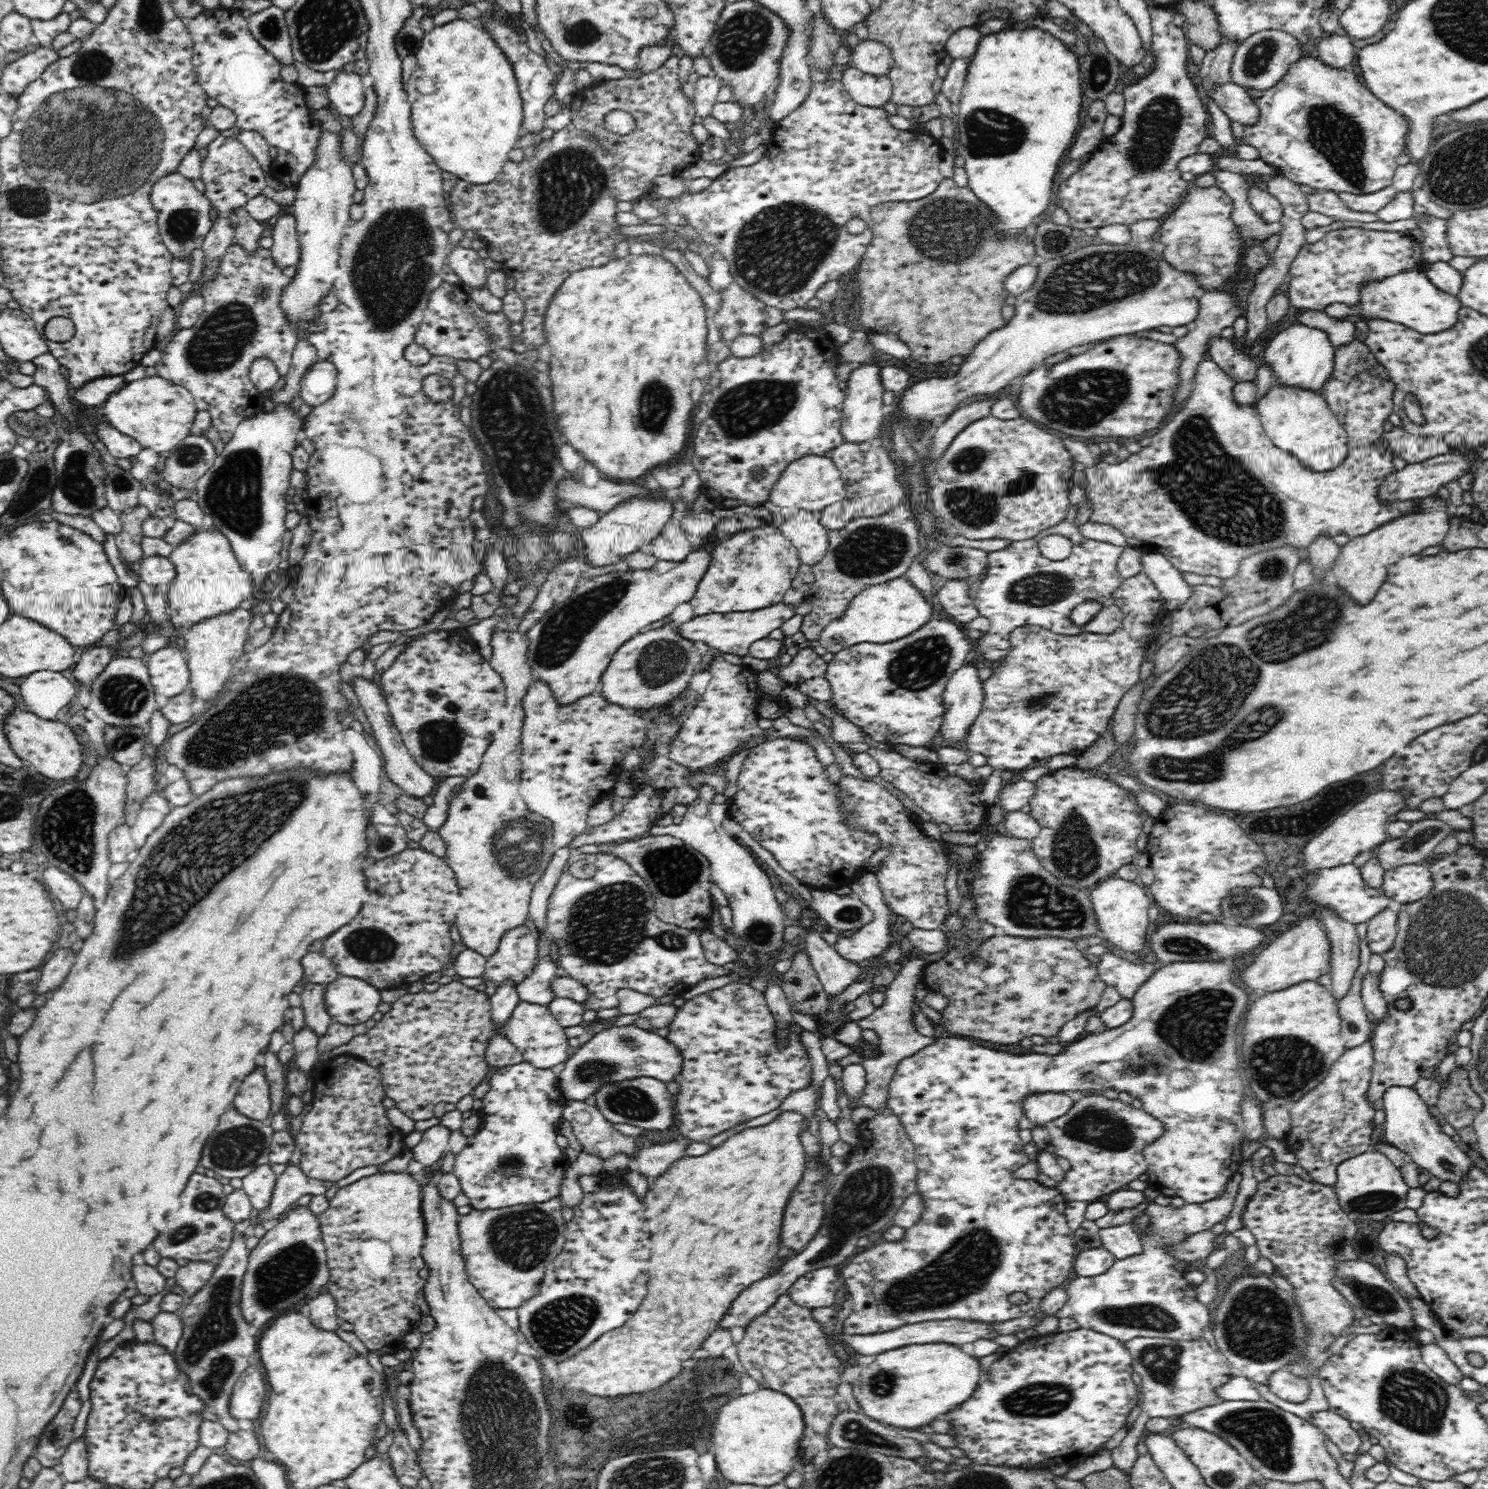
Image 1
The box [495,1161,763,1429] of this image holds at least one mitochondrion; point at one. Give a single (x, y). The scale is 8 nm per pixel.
(556, 1326)

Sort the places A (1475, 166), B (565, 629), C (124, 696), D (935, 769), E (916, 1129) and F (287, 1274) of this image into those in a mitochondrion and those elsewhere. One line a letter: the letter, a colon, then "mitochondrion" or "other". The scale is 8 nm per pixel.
A: mitochondrion
B: mitochondrion
C: mitochondrion
D: other
E: other
F: mitochondrion

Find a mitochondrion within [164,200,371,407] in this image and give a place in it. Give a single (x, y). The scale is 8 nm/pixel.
(221, 342)

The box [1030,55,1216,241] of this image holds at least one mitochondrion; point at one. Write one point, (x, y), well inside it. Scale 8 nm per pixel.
(1150, 144)

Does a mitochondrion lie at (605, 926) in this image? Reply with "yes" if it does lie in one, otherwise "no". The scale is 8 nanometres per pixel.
yes

